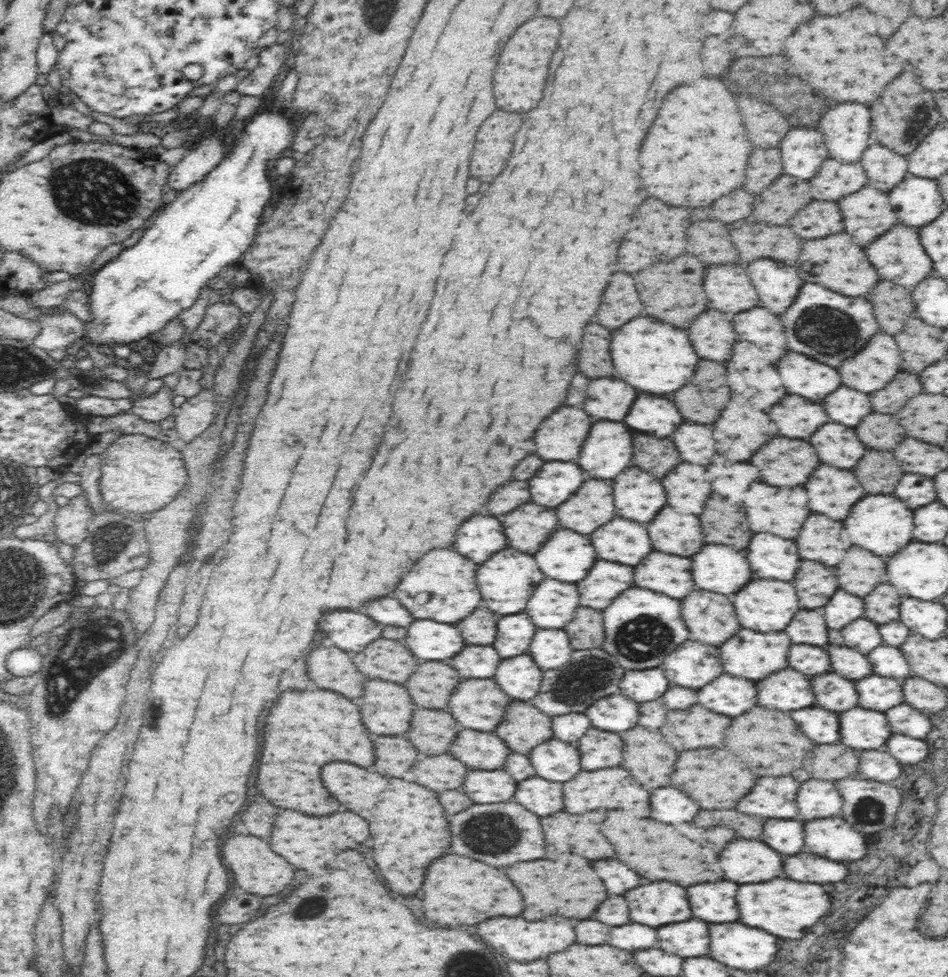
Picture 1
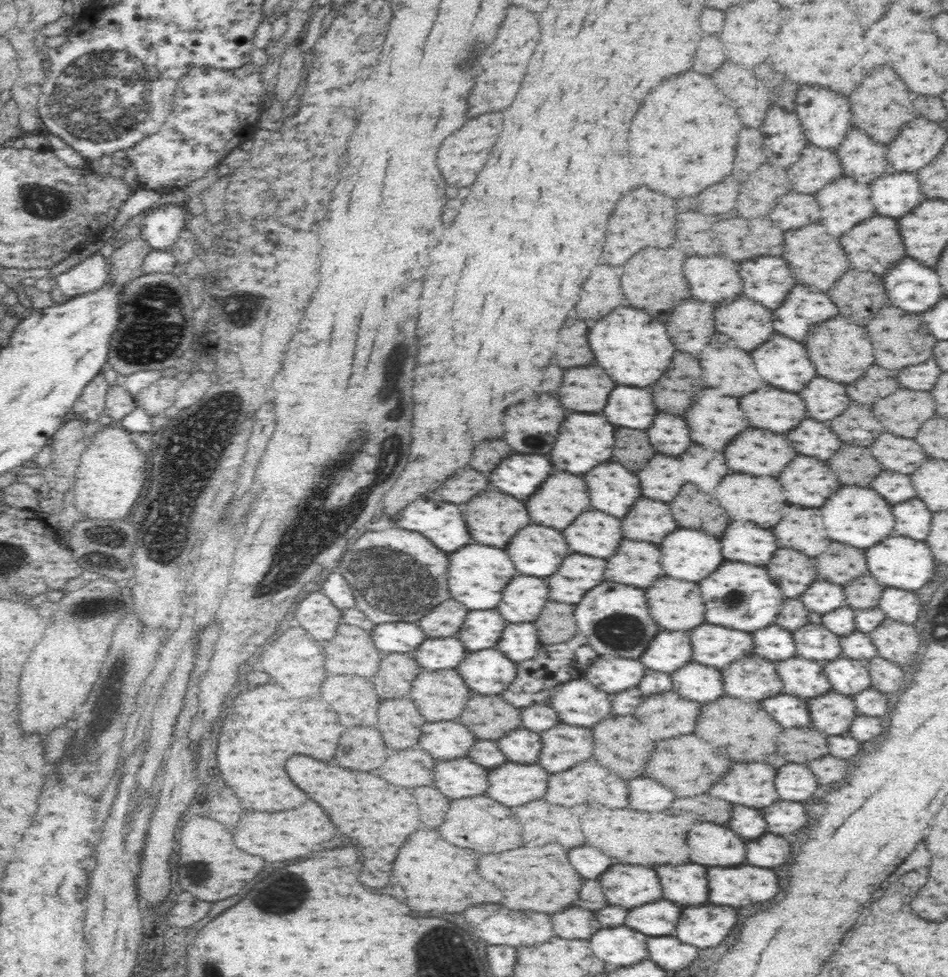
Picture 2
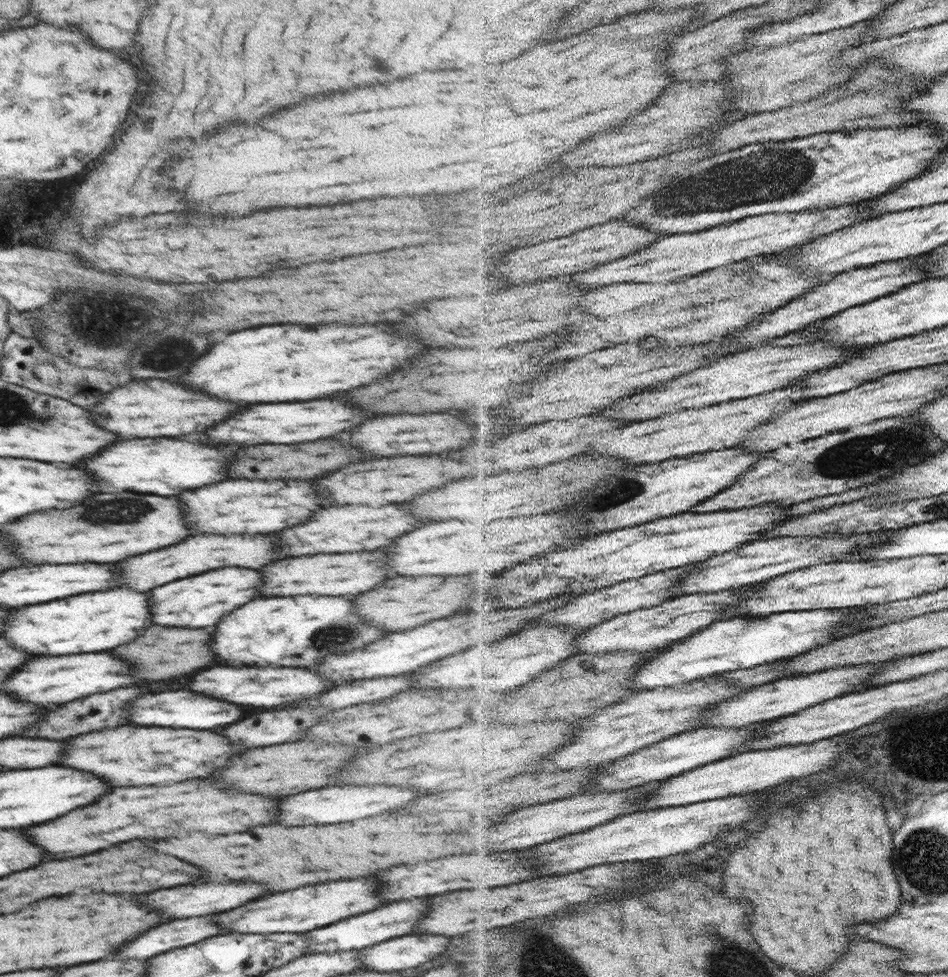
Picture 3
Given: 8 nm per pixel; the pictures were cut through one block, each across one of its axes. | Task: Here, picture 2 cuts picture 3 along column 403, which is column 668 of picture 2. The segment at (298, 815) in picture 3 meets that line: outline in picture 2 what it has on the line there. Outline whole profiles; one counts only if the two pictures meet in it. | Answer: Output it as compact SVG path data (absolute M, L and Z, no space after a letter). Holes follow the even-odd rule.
M648 778L652 784L644 784L644 792L640 792L640 782L628 782L628 788L630 788L630 808L634 810L640 810L640 812L654 812L654 810L664 810L668 808L672 802L674 802L674 792L670 790L668 792L668 800L664 798L664 786L652 778ZM650 788L652 790L646 790Z

